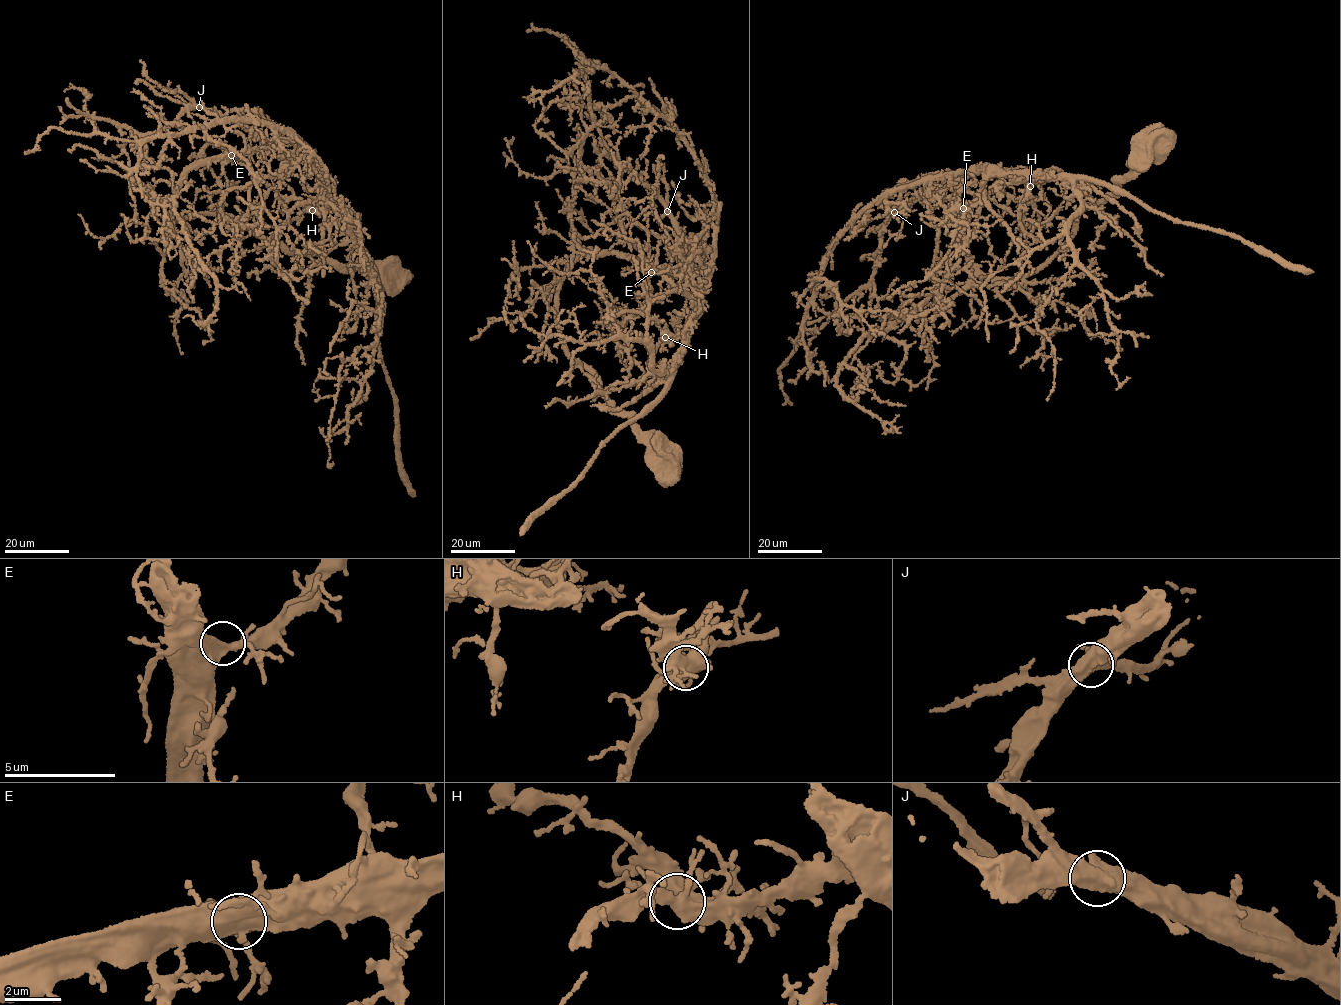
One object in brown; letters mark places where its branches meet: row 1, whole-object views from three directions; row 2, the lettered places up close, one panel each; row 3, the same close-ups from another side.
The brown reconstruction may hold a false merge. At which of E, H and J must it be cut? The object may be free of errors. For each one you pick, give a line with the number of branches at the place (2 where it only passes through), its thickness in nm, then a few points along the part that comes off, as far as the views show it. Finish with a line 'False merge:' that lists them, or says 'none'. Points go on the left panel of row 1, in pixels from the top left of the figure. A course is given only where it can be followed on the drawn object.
False merge: none

